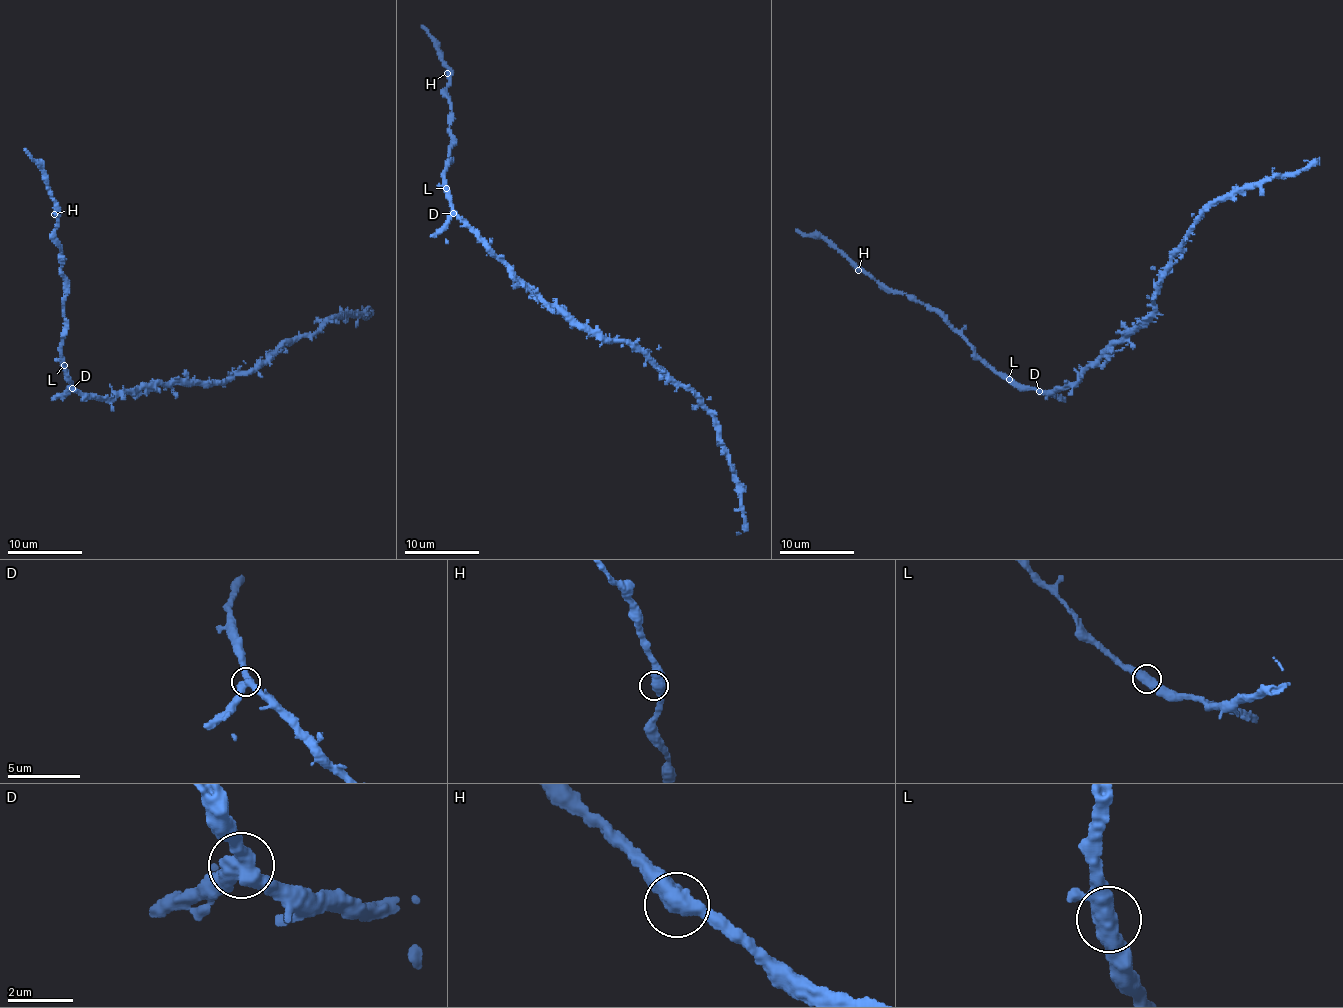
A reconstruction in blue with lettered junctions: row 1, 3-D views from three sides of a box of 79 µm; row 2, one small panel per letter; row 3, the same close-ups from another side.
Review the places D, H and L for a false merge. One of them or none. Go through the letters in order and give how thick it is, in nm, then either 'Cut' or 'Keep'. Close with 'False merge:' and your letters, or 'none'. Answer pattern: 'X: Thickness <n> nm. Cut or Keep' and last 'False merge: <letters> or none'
D: Thickness 400 nm. Cut
H: Thickness 480 nm. Keep
L: Thickness 360 nm. Keep
False merge: D

